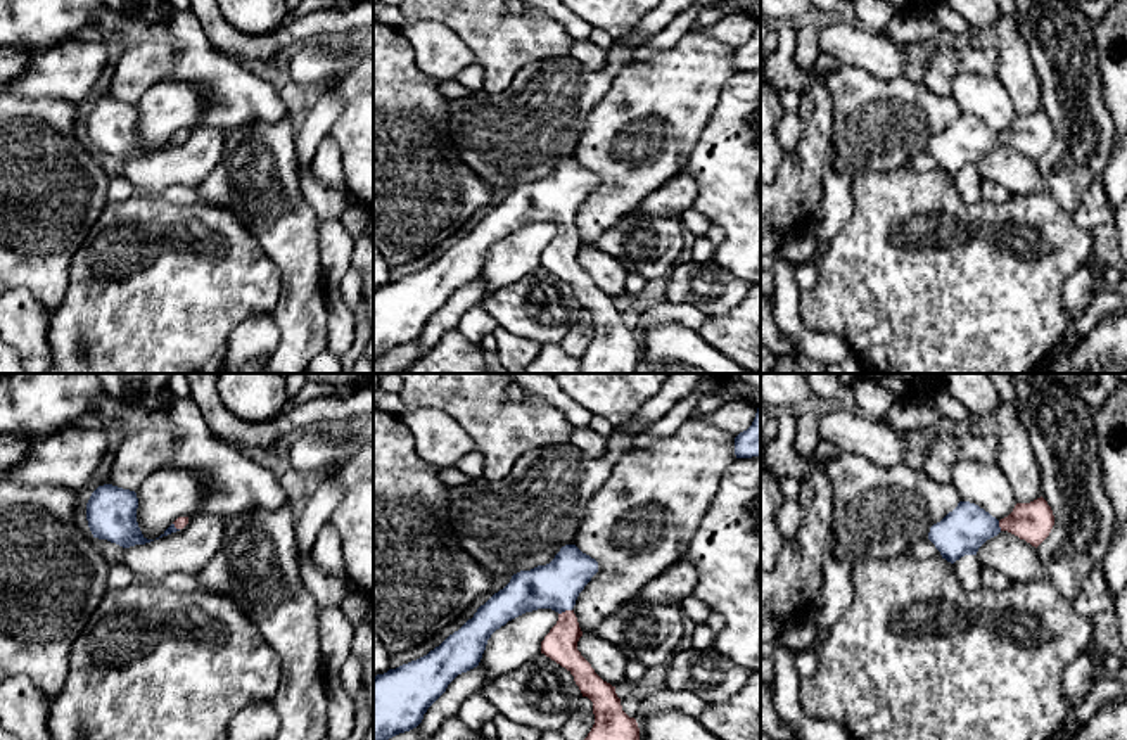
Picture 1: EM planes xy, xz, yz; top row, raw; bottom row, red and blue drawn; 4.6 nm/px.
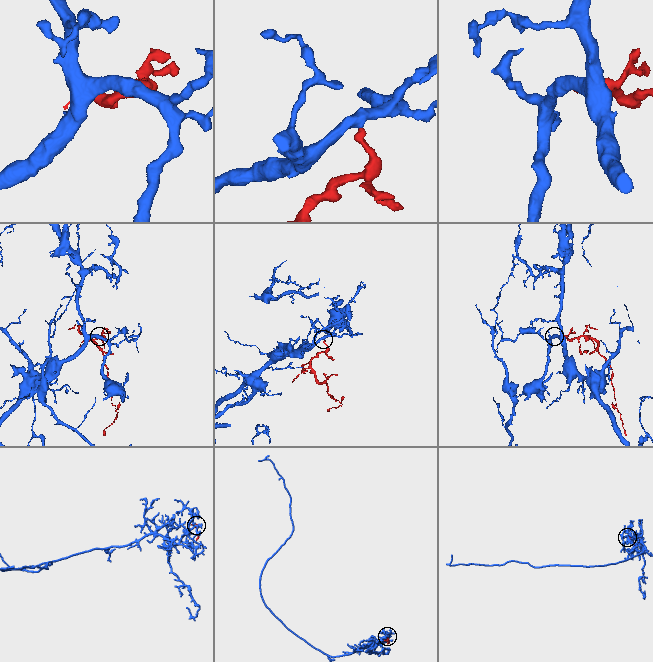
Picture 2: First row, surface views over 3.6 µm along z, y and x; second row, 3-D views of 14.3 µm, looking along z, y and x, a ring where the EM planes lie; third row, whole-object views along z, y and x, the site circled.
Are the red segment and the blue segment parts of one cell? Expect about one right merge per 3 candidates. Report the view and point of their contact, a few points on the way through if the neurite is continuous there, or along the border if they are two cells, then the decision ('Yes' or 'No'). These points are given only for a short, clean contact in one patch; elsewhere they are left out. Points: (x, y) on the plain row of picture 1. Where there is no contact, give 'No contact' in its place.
Touches red at xz (566, 223). Path across: xz (560, 256), (566, 246), (566, 223), (557, 197). Yes

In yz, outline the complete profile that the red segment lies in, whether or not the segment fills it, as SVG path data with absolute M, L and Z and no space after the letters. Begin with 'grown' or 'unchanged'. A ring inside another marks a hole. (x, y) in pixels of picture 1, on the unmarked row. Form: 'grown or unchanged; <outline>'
grown; M1042 109L1030 116L1016 116L1013 124L1001 133L975 116L959 114L952 124L930 140L928 152L942 171L954 176L965 168L977 168L978 161L1001 144L1037 161L1049 149L1053 138L1053 123Z

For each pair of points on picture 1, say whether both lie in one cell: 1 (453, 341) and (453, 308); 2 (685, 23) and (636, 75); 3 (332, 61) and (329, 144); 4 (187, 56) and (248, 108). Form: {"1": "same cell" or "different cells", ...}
{"1": "different cells", "2": "different cells", "3": "different cells", "4": "same cell"}

